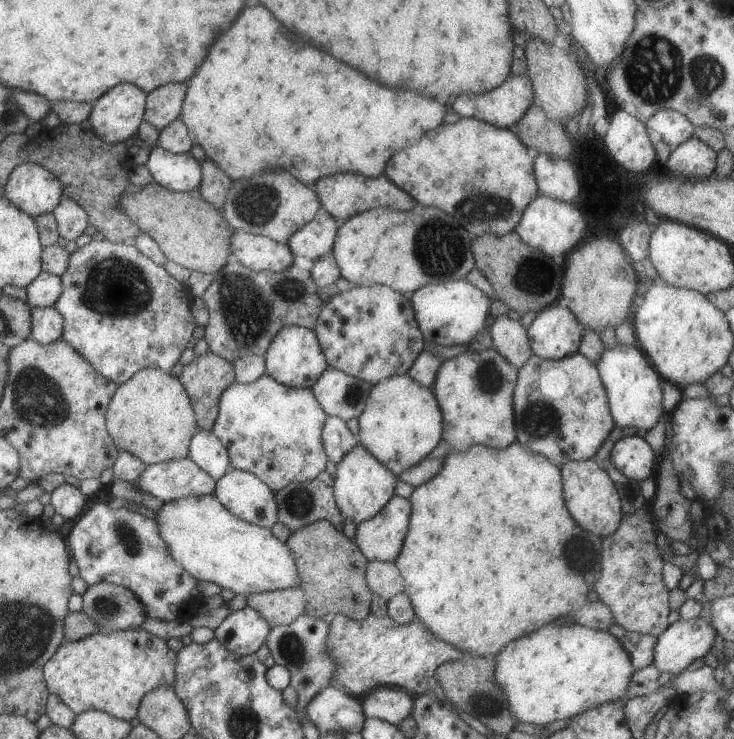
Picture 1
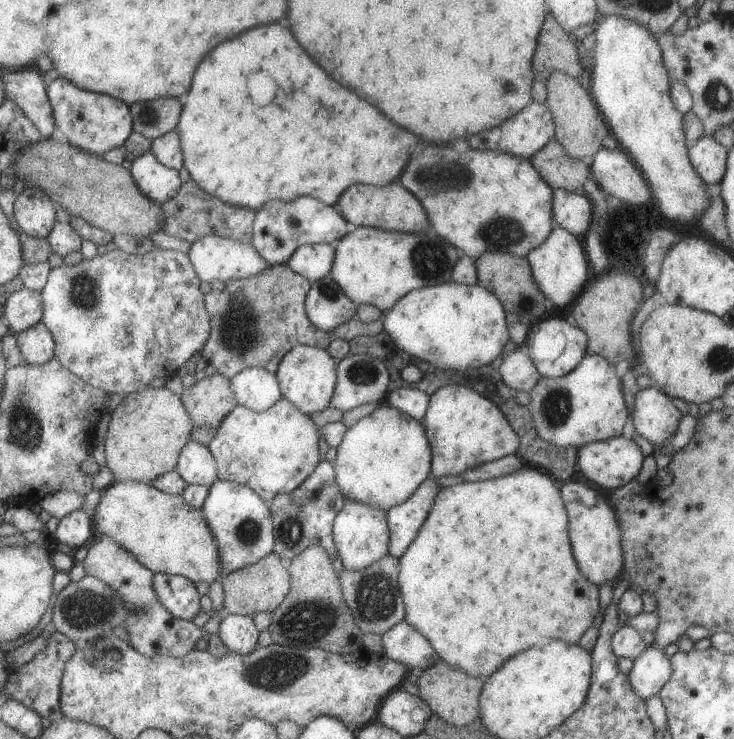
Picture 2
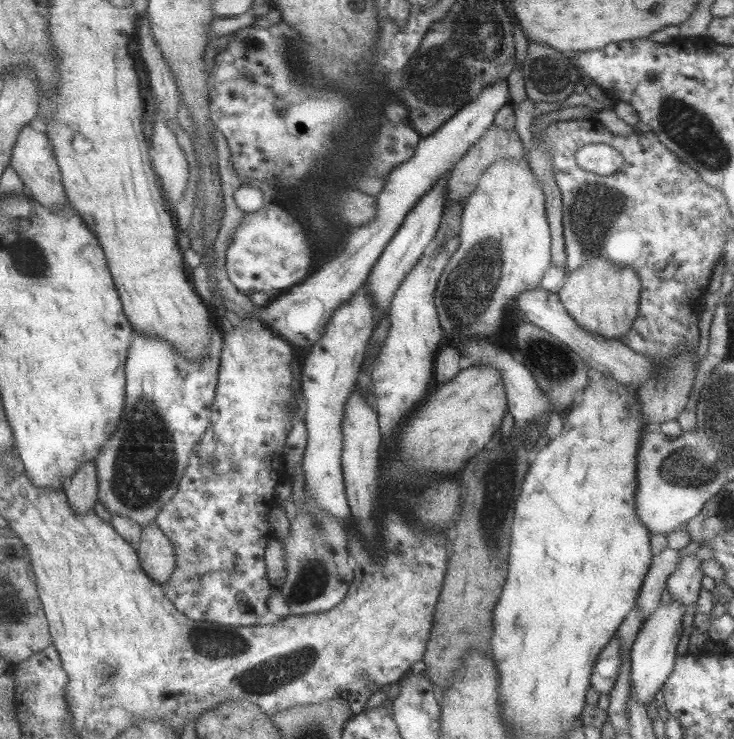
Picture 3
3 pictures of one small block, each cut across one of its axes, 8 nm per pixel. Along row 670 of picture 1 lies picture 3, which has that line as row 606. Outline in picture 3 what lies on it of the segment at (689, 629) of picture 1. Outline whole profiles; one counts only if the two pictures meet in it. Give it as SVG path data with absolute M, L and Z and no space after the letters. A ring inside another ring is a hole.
M676 600L669 601L667 606L660 603L655 612L643 622L635 640L630 646L630 696L641 706L647 706L654 700L657 691L664 685L665 679L672 671L674 658L677 655L678 638L683 634L681 617L684 605Z

